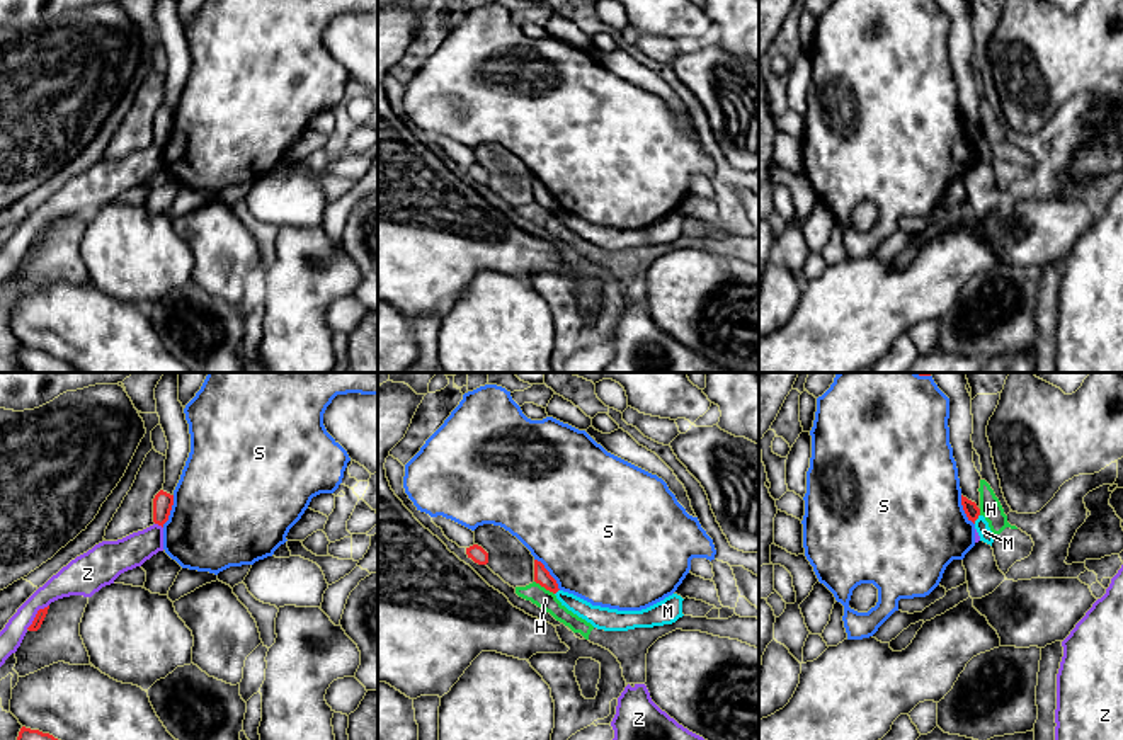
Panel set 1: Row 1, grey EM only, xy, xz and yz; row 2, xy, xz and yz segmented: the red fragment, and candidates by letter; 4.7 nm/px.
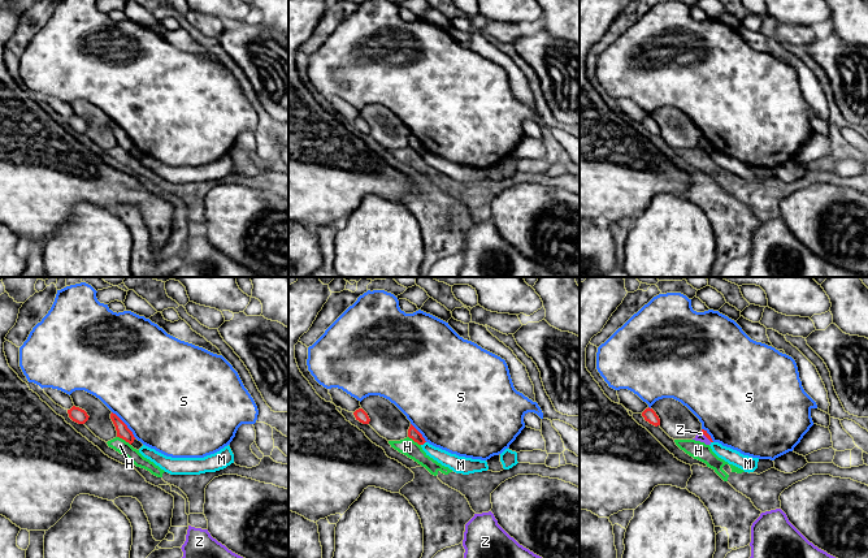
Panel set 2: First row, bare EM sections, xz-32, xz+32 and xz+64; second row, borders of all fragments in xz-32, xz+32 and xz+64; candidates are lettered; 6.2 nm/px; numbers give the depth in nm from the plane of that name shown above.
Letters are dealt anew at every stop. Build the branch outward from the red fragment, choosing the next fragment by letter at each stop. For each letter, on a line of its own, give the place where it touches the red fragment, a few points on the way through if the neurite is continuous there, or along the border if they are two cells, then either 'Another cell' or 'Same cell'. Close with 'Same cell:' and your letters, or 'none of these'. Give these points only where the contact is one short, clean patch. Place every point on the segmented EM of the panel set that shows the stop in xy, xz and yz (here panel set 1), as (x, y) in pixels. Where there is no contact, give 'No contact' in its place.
H: Touches red at xz (545, 587). Another cell
M: Touches red at yz (977, 518). Boundary: yz (979, 514), (974, 523). Another cell
S: Touches red at xz (548, 574). Another cell
Z: Touches red at xy (36, 614). Another cell
Same cell: none of these

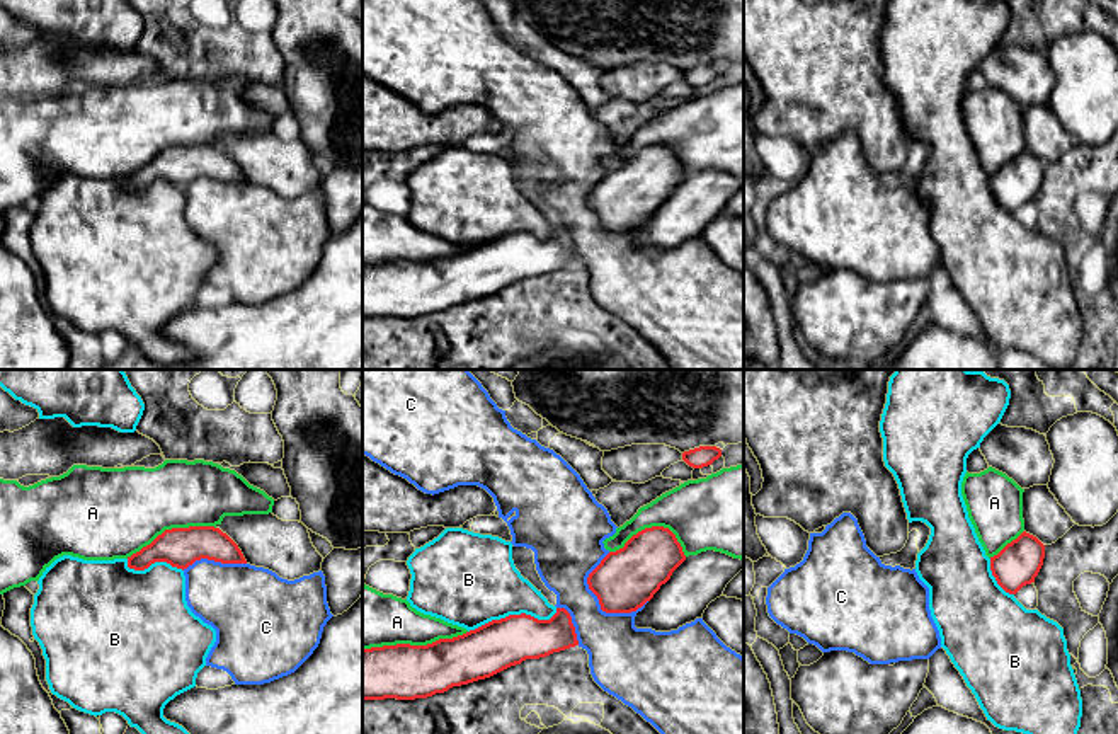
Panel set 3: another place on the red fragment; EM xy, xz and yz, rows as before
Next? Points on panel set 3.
A: Touches red at xz (414, 646). Same cell
B: Touches red at xz (513, 615). Another cell
C: Touches red at xz (598, 598). Another cell
Same cell: A

